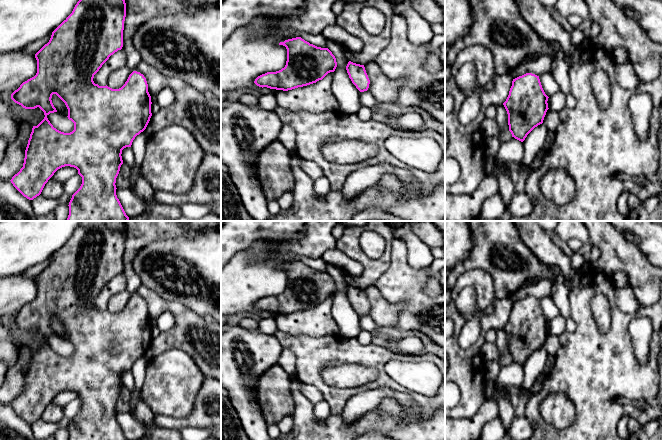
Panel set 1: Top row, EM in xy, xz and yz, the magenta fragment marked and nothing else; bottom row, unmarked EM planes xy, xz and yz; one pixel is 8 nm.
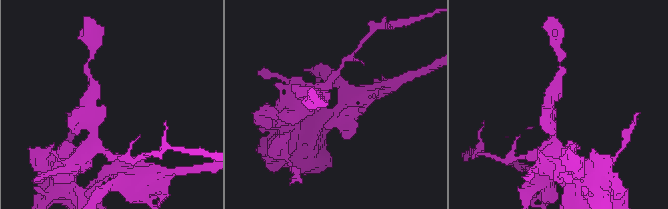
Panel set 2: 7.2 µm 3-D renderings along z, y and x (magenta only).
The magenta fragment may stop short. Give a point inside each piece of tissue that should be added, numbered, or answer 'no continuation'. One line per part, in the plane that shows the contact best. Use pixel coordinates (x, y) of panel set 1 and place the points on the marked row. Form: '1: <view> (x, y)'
no continuation

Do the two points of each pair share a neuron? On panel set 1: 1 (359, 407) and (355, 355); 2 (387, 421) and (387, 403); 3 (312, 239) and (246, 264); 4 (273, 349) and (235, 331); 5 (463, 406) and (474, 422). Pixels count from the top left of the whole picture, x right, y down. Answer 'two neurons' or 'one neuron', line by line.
1: two neurons
2: two neurons
3: one neuron
4: one neuron
5: two neurons

